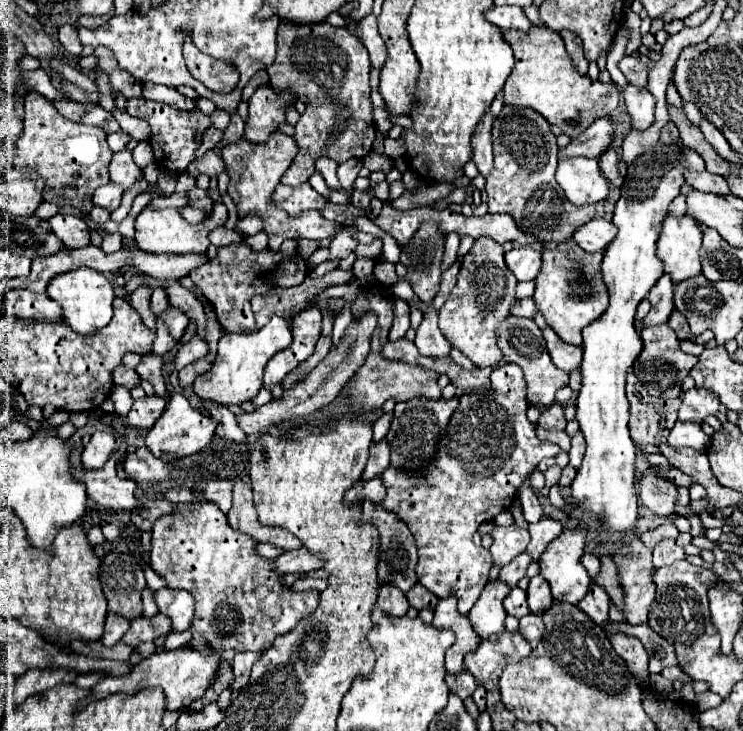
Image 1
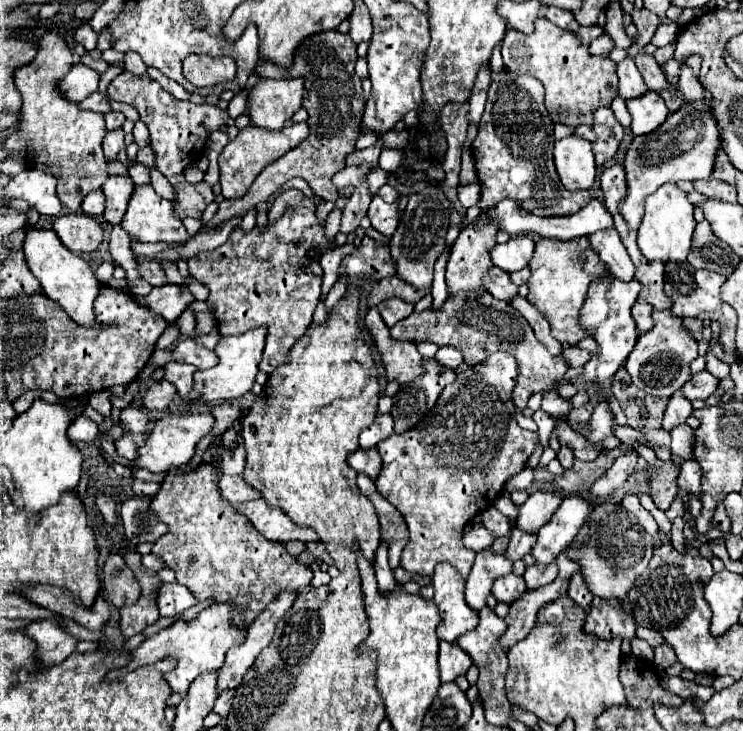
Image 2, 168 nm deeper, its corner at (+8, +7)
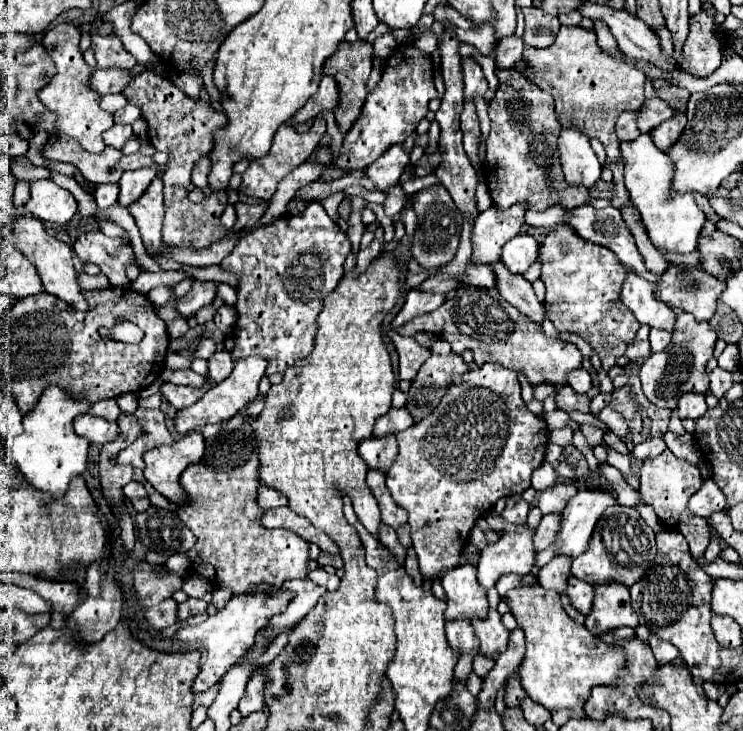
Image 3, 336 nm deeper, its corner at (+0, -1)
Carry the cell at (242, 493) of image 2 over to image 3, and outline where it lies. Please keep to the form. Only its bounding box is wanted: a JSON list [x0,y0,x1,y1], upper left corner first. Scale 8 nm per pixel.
[257,486,287,510]

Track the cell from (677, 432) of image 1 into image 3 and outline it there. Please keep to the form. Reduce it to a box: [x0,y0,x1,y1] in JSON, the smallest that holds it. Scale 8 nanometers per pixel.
[679,392,707,418]

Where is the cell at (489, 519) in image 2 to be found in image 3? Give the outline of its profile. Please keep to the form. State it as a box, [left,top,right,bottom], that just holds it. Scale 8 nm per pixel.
[501,496,529,524]

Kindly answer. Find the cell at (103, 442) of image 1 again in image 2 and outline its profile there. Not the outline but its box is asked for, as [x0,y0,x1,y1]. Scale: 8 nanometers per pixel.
[67,416,99,442]

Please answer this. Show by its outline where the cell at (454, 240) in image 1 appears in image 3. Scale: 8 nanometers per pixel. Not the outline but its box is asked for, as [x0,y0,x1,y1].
[463,58,487,98]

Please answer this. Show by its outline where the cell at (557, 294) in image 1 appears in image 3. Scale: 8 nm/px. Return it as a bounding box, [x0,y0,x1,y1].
[541,226,641,370]

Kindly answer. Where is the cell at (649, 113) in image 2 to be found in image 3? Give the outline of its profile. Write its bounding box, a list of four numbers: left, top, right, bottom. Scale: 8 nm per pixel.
[651,114,687,152]

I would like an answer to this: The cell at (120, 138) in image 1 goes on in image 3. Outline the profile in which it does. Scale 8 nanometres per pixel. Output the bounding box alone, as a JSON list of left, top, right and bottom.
[113,104,141,124]

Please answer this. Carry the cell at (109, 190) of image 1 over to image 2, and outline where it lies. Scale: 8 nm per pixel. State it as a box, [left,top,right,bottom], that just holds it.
[103,176,135,224]

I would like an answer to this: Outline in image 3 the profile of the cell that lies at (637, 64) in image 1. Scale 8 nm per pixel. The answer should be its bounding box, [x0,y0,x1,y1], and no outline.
[637,98,673,134]

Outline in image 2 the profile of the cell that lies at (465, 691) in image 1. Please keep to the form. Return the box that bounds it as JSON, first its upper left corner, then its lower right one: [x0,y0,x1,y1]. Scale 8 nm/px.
[439,642,471,682]

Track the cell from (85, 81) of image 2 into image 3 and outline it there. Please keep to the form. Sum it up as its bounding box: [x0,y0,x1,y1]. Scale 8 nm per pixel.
[91,68,135,94]

